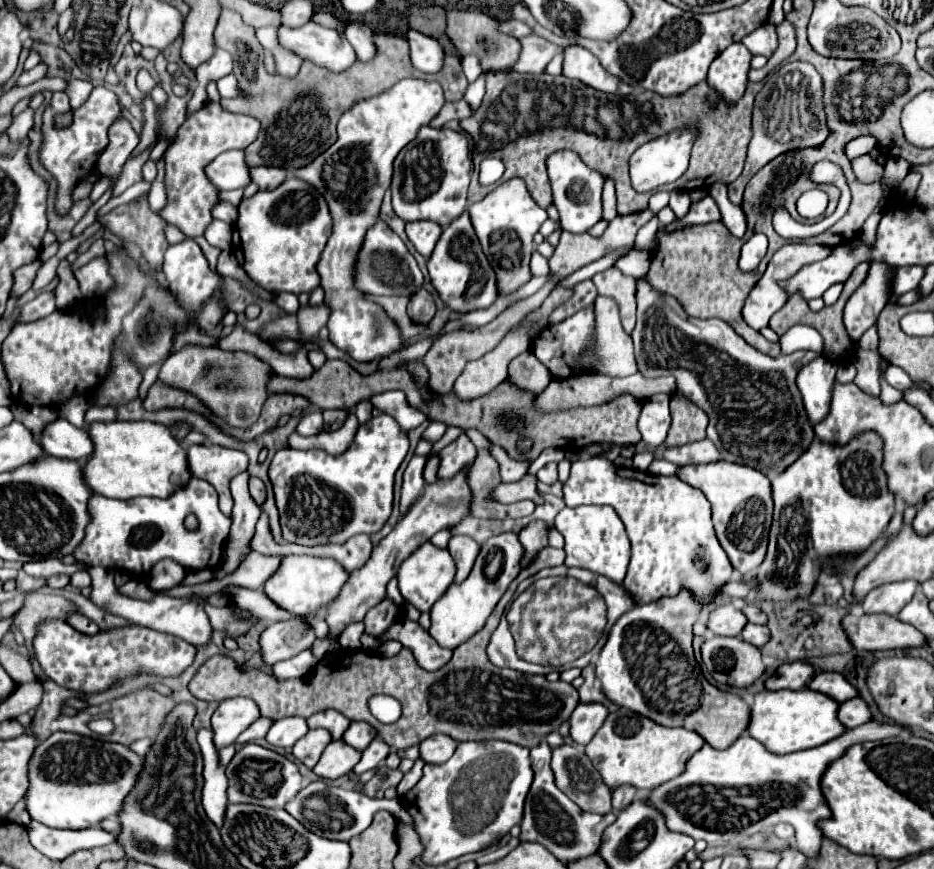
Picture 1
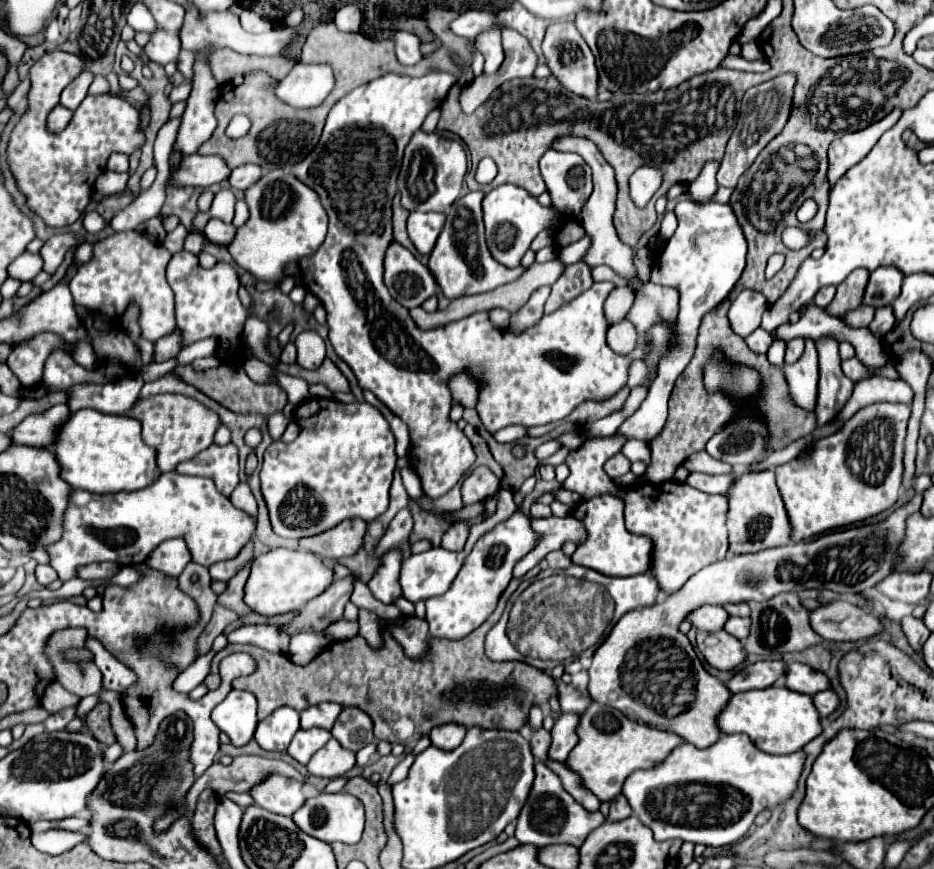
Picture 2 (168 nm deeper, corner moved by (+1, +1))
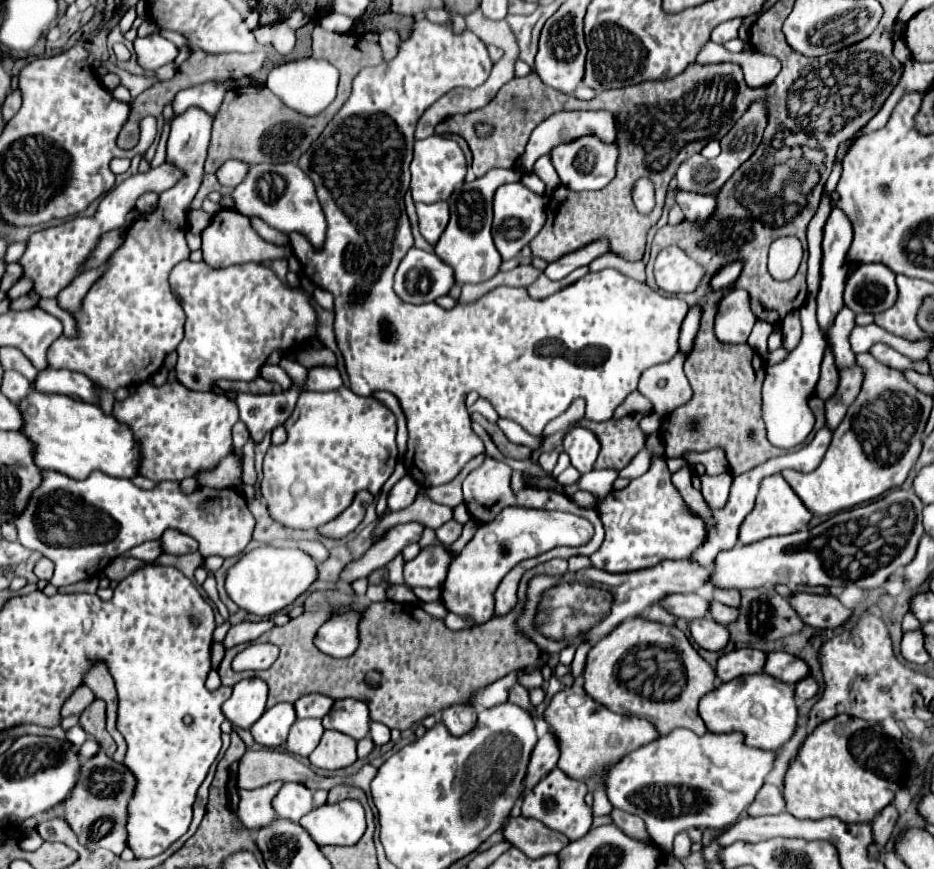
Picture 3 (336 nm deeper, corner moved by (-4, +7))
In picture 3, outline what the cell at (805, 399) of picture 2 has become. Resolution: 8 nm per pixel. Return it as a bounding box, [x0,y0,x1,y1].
[763,297,825,449]

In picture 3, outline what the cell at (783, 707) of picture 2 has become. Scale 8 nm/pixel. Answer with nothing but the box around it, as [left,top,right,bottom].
[699,673,797,751]

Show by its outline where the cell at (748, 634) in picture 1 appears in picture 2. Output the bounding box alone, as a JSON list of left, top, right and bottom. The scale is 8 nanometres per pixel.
[724,617,750,643]

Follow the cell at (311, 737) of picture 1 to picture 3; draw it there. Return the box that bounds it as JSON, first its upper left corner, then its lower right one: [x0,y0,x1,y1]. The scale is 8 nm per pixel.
[287,719,323,757]

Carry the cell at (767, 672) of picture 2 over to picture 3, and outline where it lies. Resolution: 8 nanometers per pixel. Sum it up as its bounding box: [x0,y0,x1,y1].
[717,649,767,683]

